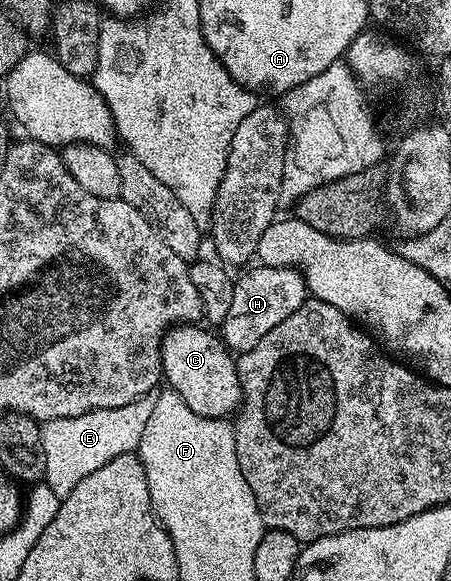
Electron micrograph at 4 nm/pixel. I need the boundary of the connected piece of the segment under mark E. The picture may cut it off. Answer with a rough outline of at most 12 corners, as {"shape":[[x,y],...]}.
{"shape":[[155,392],[42,423],[47,486],[66,498],[134,453]]}

